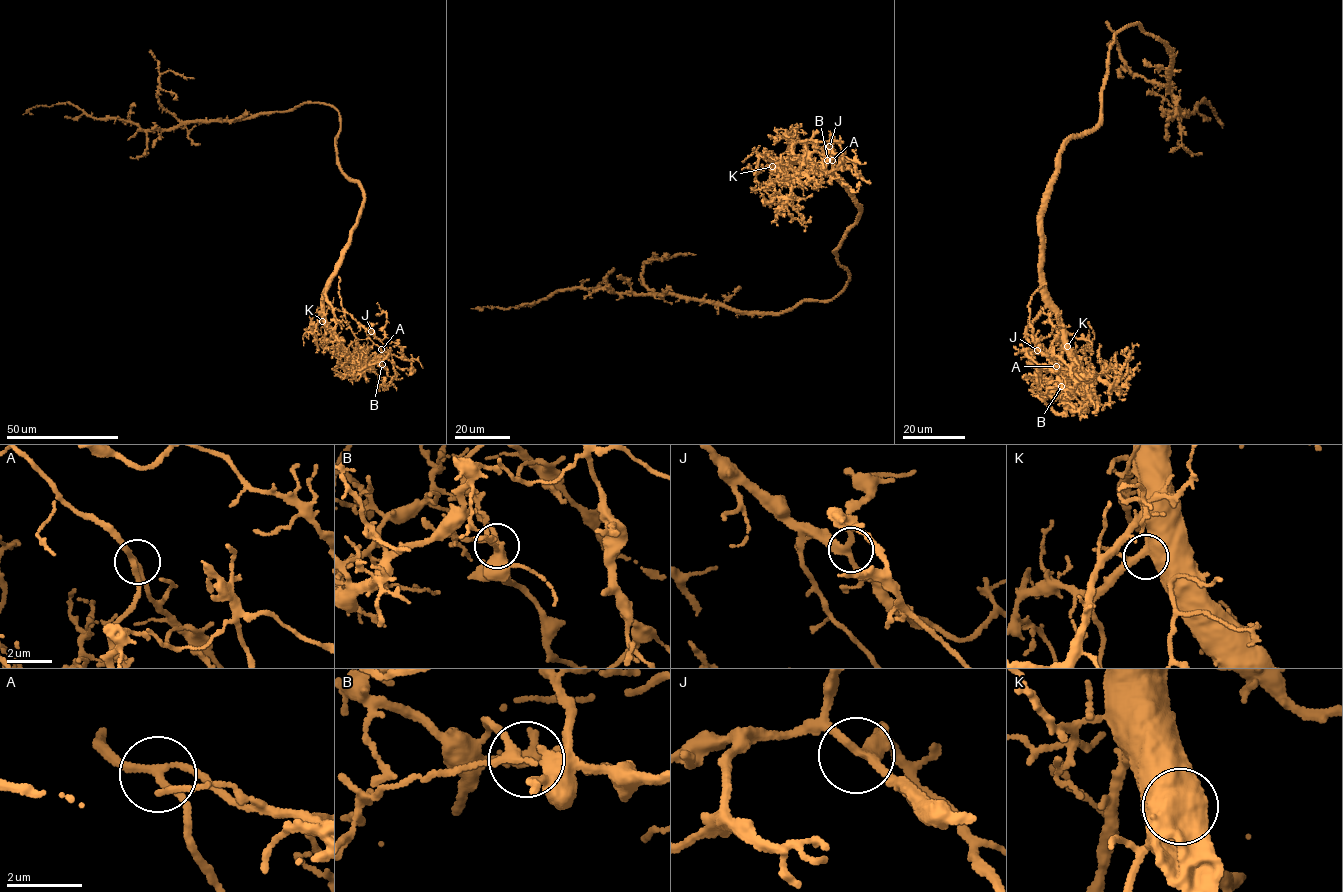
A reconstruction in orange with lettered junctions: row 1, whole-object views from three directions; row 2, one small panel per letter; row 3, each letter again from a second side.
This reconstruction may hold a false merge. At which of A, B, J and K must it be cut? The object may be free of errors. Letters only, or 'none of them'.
B

